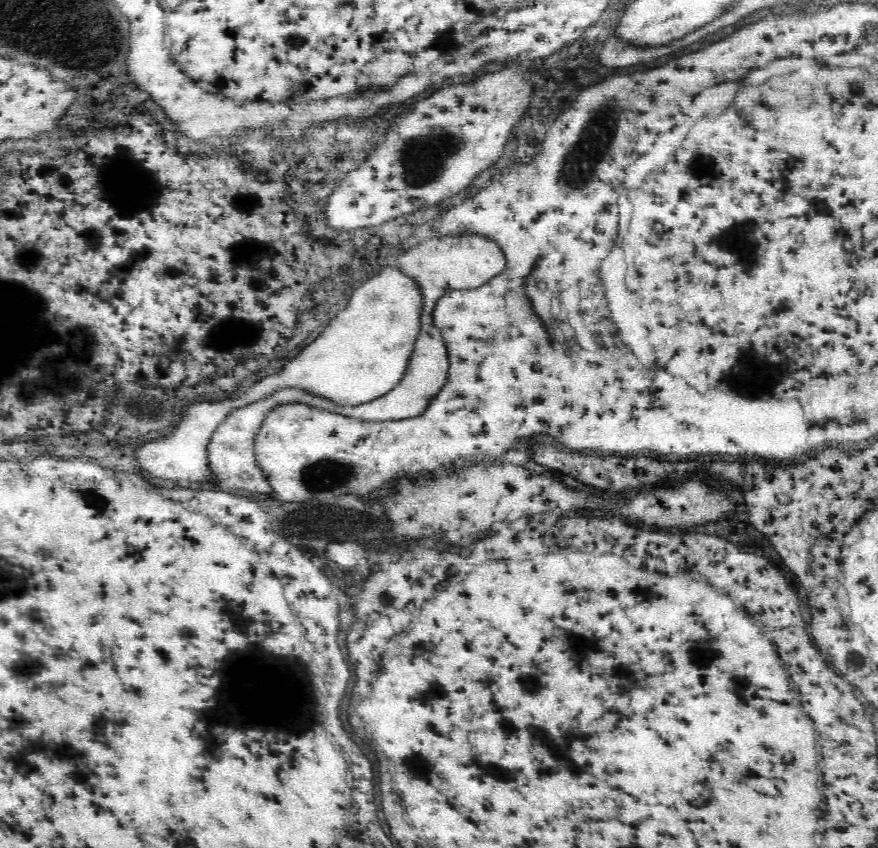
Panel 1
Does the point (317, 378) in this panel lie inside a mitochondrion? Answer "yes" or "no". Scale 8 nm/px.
no

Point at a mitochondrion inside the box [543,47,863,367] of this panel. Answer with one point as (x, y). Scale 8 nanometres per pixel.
(577, 168)

